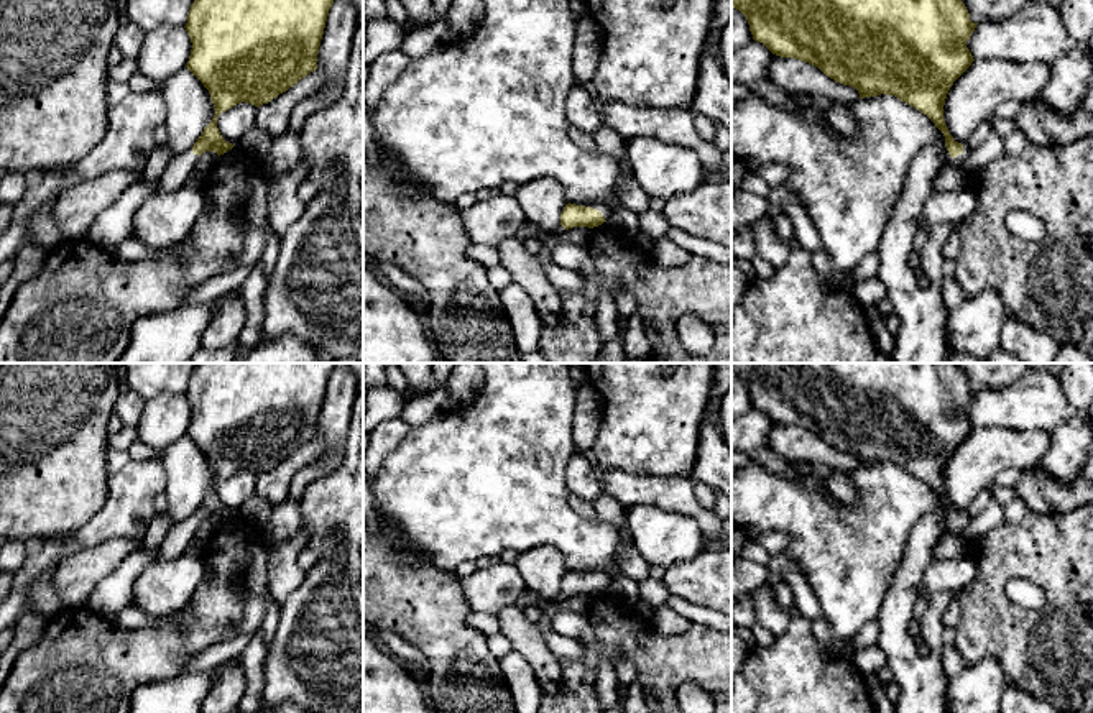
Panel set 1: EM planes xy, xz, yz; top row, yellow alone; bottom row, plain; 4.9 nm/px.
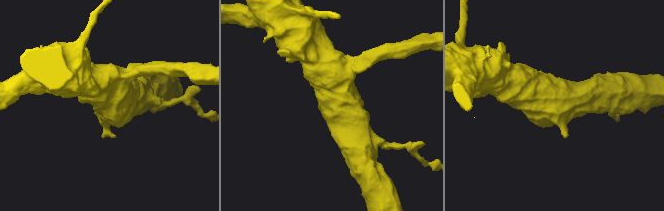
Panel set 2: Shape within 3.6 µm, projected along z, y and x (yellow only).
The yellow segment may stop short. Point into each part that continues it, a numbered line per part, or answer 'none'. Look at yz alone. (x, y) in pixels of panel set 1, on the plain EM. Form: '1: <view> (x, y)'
1: yz (957, 529)

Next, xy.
1: xy (178, 539)

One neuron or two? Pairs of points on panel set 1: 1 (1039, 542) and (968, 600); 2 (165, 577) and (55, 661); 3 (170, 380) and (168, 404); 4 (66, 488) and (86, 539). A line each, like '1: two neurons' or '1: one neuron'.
1: one neuron
2: two neurons
3: two neurons
4: two neurons

